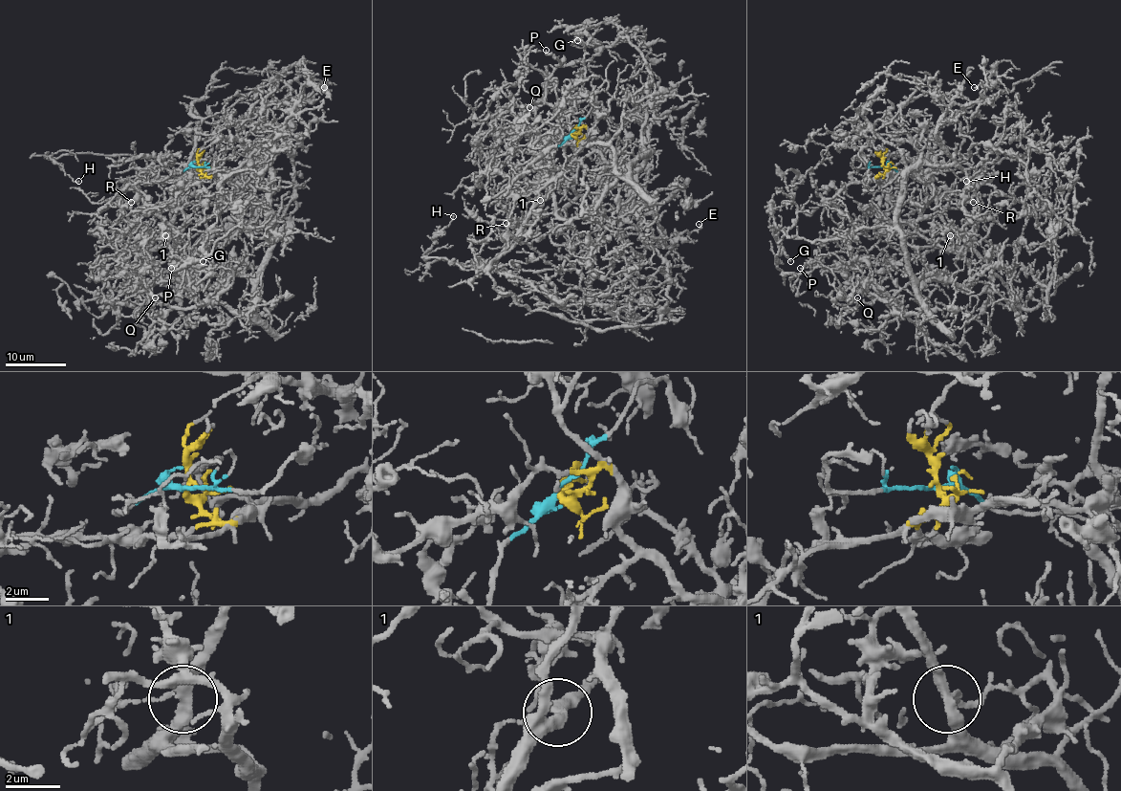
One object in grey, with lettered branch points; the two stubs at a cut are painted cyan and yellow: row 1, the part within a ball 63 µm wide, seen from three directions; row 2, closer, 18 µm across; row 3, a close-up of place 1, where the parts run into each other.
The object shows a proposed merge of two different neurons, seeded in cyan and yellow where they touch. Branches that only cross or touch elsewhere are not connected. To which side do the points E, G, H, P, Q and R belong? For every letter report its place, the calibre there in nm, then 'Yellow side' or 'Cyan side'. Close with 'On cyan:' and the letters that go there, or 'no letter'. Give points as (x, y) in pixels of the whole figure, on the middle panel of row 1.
E: Place: (699, 224). Thickness 190 nm. Yellow side
G: Place: (577, 40). Thickness 80 nm. Yellow side
H: Place: (453, 216). Thickness 140 nm. Cyan side
P: Place: (546, 50). Thickness 280 nm. Yellow side
Q: Place: (529, 107). Thickness 160 nm. Yellow side
R: Place: (506, 223). Thickness 140 nm. Yellow side
On cyan: H

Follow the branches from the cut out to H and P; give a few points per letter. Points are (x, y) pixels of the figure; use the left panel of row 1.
H: (197, 167), (175, 175), (185, 186), (152, 248), (146, 225), (181, 170), (137, 155), (49, 158), (79, 181)
P: (197, 167), (269, 172), (271, 255), (241, 314), (202, 302), (171, 252), (183, 261), (171, 269)

